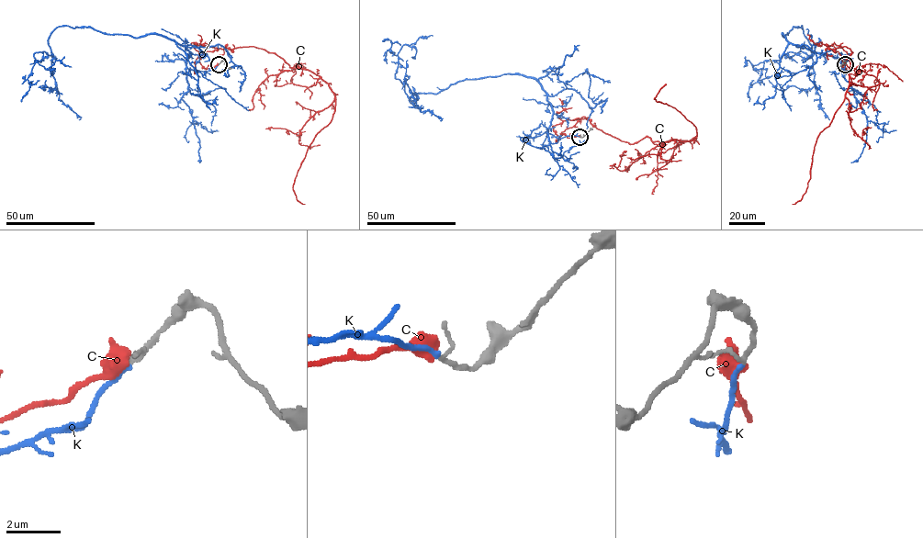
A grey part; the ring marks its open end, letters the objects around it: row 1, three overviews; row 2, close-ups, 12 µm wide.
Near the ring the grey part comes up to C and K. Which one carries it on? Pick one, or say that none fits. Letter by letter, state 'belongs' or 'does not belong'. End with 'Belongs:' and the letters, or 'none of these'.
C: does not belong
K: belongs
Belongs: K

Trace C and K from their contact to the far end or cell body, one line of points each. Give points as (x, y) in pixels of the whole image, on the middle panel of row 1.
C: (579, 137), (561, 133), (584, 117), (630, 143), (646, 137), (691, 140), (694, 125), (654, 98), (666, 84)
K: (579, 137), (547, 133), (551, 105), (523, 74), (466, 79), (410, 103), (395, 77), (398, 57), (383, 40)

